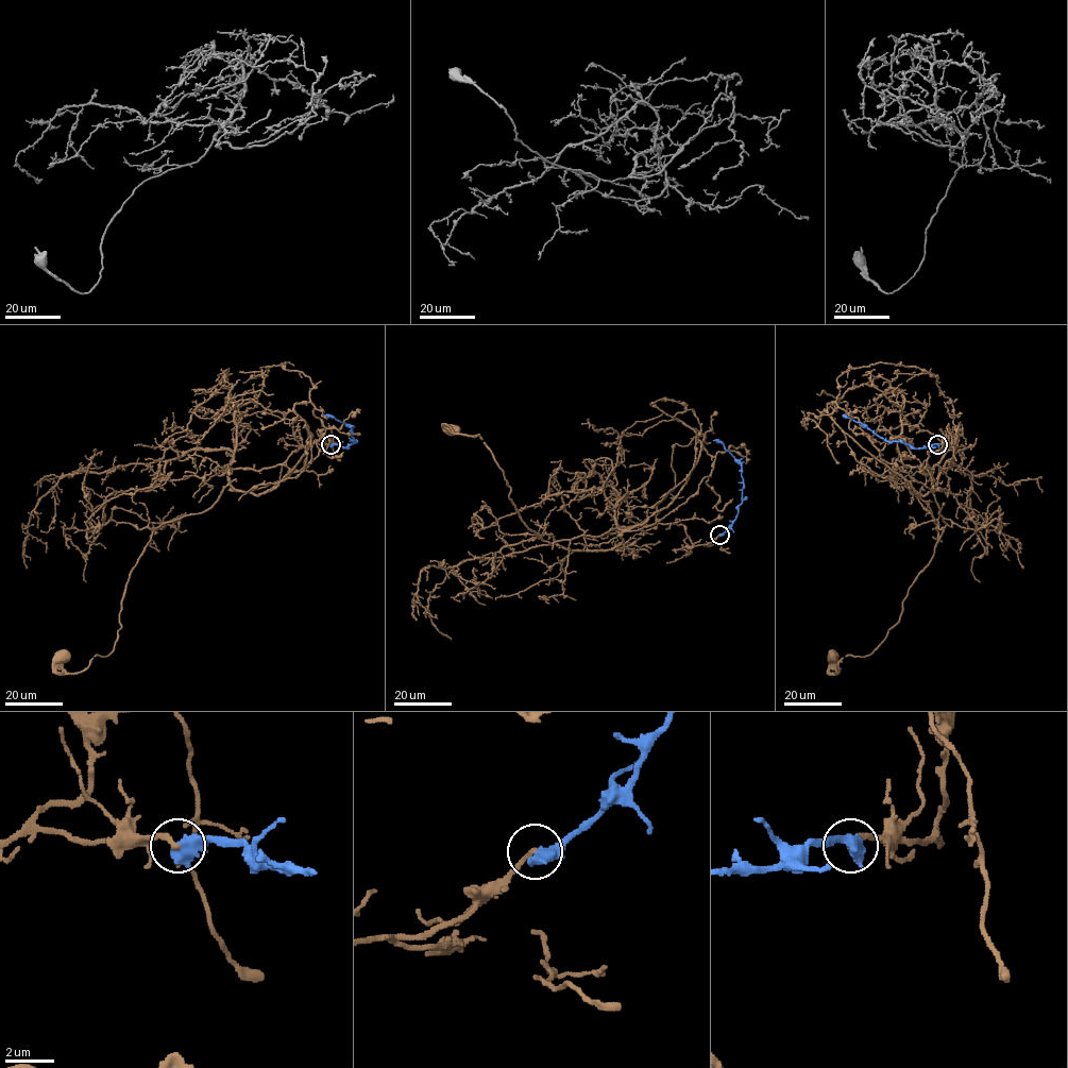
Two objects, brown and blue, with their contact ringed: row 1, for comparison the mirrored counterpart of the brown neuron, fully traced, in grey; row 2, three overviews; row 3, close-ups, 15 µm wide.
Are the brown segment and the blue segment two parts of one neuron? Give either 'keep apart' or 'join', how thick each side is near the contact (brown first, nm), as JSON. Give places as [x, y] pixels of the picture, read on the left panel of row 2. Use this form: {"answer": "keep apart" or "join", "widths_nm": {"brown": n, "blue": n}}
{"answer": "keep apart", "widths_nm": {"brown": 220, "blue": 700}}

